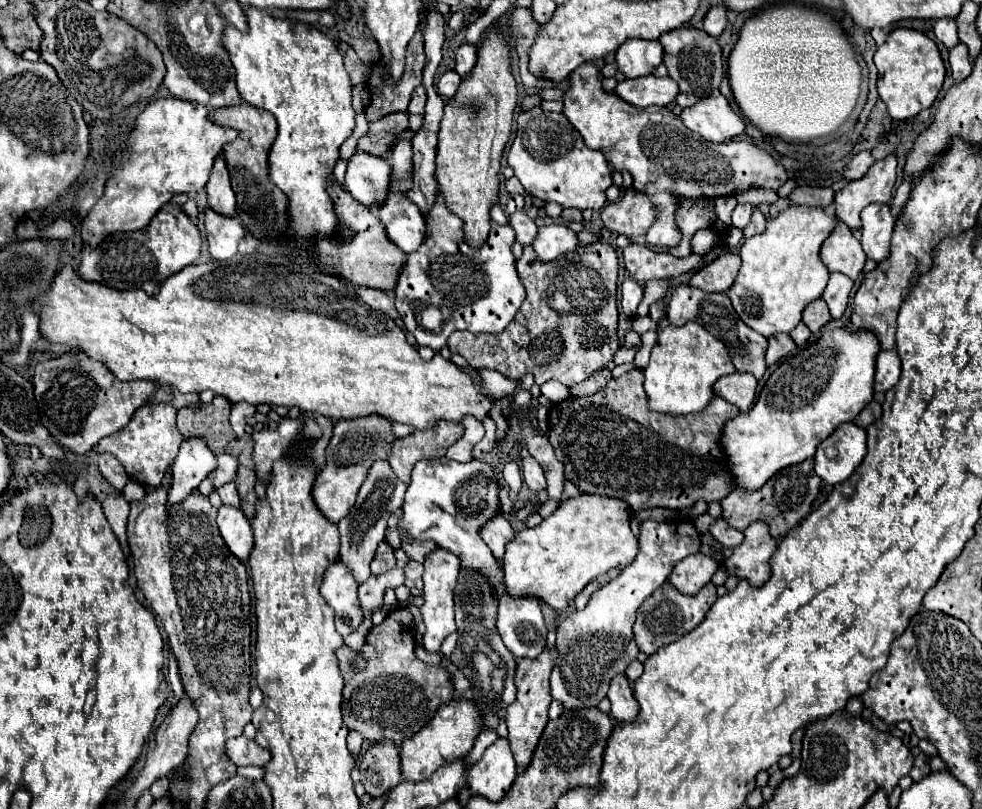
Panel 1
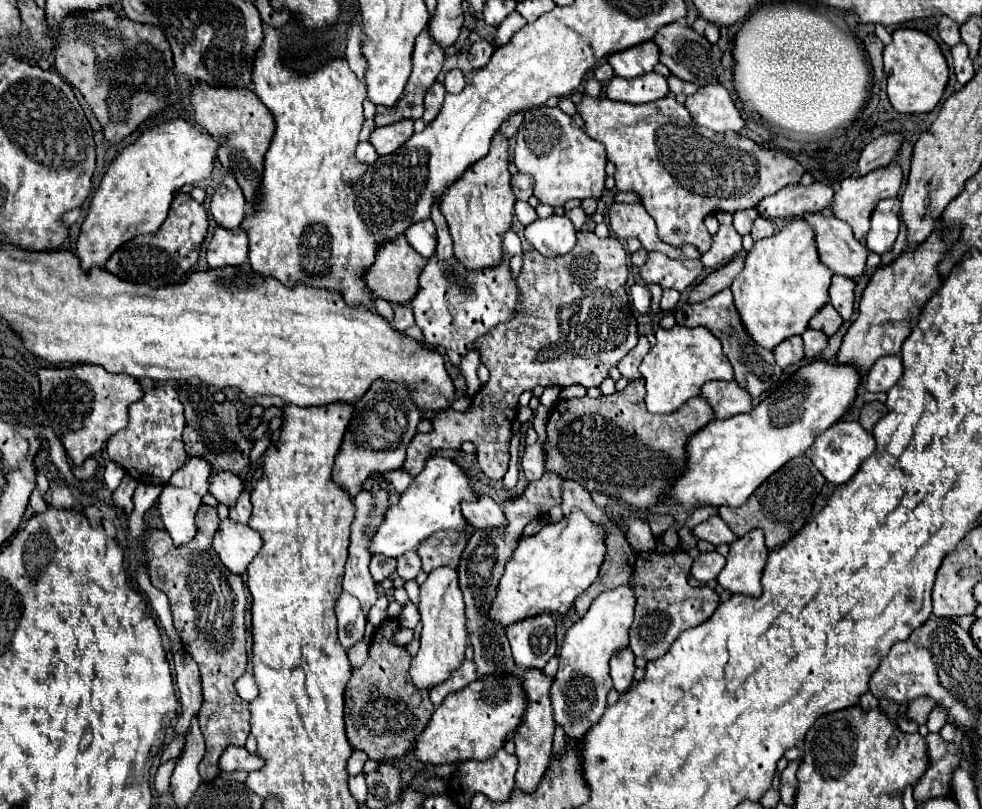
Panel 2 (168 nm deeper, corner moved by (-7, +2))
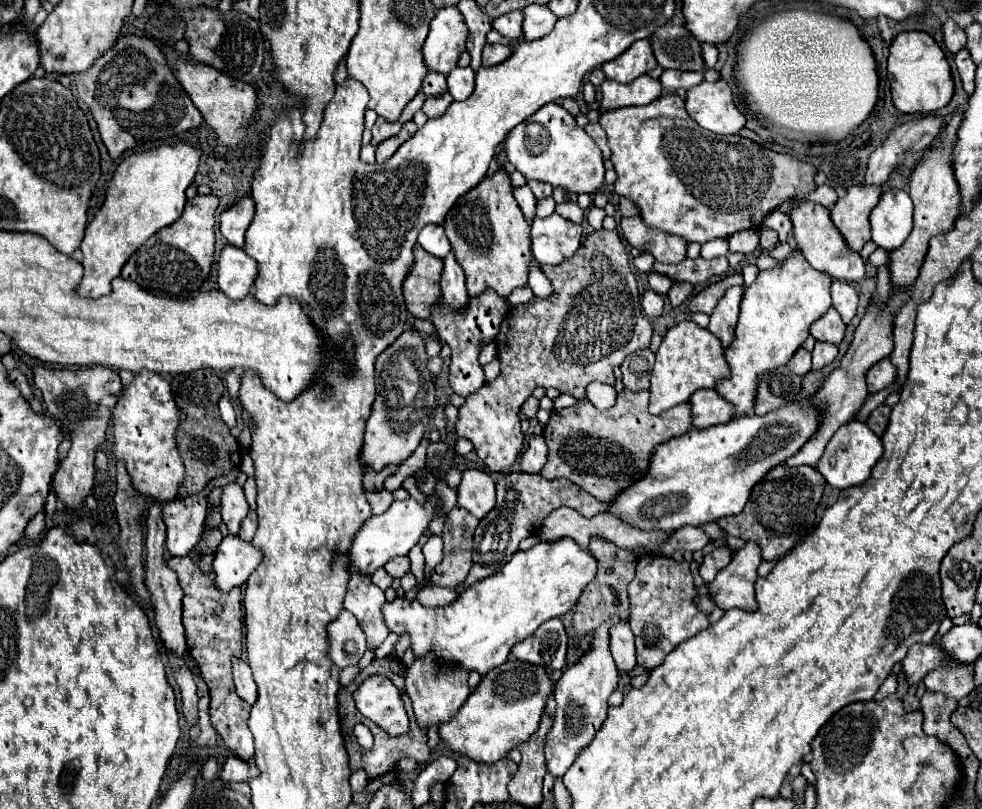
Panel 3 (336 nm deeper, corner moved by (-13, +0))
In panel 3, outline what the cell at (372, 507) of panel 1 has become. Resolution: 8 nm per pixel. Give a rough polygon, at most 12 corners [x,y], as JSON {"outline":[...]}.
{"outline":[[350,575],[344,609],[358,619],[370,651],[390,633],[384,591]]}

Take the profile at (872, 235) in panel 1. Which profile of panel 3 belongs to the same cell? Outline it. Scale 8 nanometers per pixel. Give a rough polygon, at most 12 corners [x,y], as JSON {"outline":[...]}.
{"outline":[[886,187],[870,213],[872,241],[886,251],[912,231],[912,199]]}

